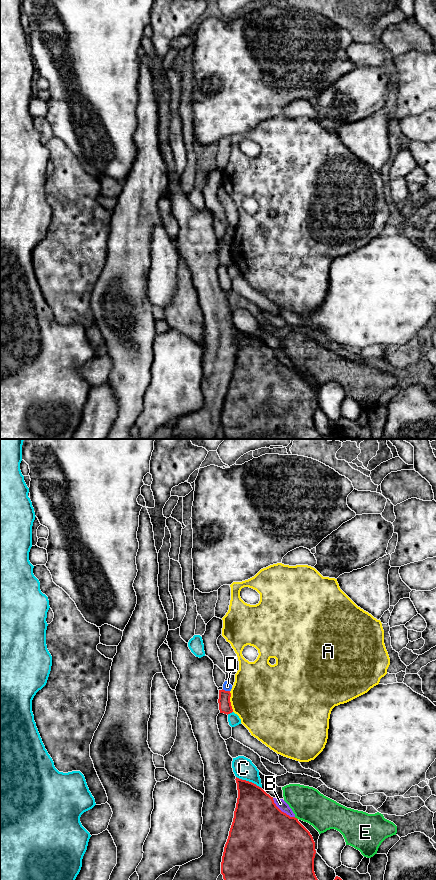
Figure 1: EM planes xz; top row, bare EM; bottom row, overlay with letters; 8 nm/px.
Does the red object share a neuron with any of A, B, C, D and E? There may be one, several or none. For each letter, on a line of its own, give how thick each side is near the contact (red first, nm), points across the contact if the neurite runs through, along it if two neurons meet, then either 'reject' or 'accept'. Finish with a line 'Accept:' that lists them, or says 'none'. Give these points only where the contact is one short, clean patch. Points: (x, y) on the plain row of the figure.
A: 100/460 nm | reject
B: 500/80 nm | reject
C: 320/170 nm | reject
D: 100/70 nm | along xz (222, 241), (229, 243) | reject
E: 480/280 nm | reject
Accept: none

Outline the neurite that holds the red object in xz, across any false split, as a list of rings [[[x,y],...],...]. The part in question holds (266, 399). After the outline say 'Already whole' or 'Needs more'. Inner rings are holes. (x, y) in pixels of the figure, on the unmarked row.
[[[237,329],[235,332],[238,350],[221,414],[221,426],[226,439],[349,439],[338,428],[331,434],[320,434],[314,424],[316,402],[310,384],[297,370],[282,364],[273,349],[261,339]]]. Already whole

